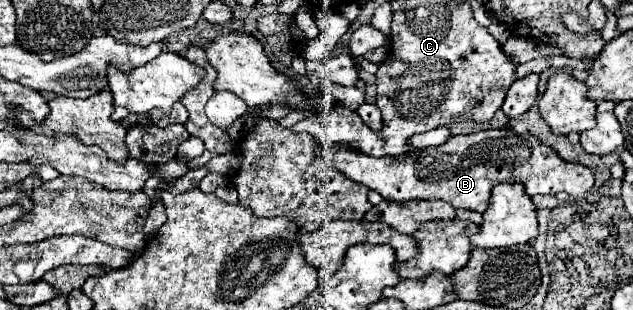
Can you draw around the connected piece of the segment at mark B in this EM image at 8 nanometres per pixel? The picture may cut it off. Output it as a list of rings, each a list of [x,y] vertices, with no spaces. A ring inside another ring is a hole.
[[[512,128],[482,130],[464,136],[452,136],[442,146],[414,148],[402,158],[384,156],[374,158],[348,148],[324,148],[320,156],[334,164],[350,180],[376,190],[384,200],[408,202],[408,200],[444,200],[454,208],[468,208],[484,212],[488,206],[492,186],[500,182],[522,182],[530,196],[566,192],[570,196],[582,196],[594,186],[594,174],[590,168],[562,160],[550,146],[542,144],[532,134],[516,134]]]

